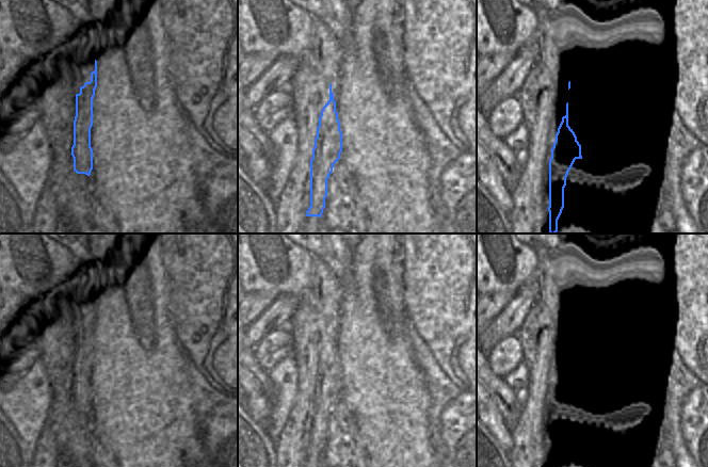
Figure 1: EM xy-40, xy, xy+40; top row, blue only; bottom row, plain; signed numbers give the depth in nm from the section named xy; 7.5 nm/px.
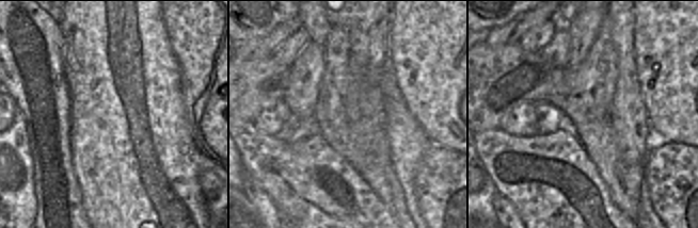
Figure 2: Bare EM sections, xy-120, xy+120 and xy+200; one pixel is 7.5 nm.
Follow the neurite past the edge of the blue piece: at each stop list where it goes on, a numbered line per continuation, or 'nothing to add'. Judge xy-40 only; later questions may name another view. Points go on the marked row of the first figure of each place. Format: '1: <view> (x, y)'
1: xy-40 (84, 59).

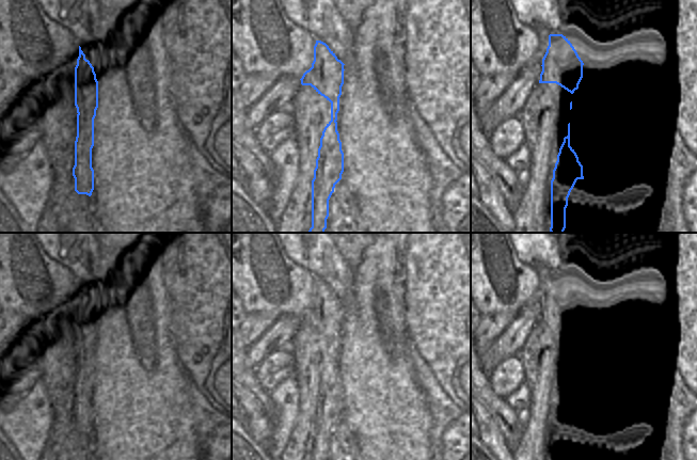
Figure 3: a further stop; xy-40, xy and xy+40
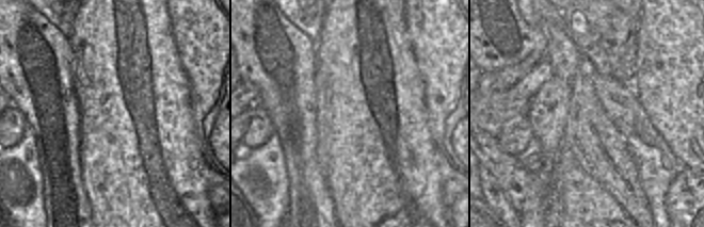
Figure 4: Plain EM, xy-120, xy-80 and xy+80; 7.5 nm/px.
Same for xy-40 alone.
nothing to add.

